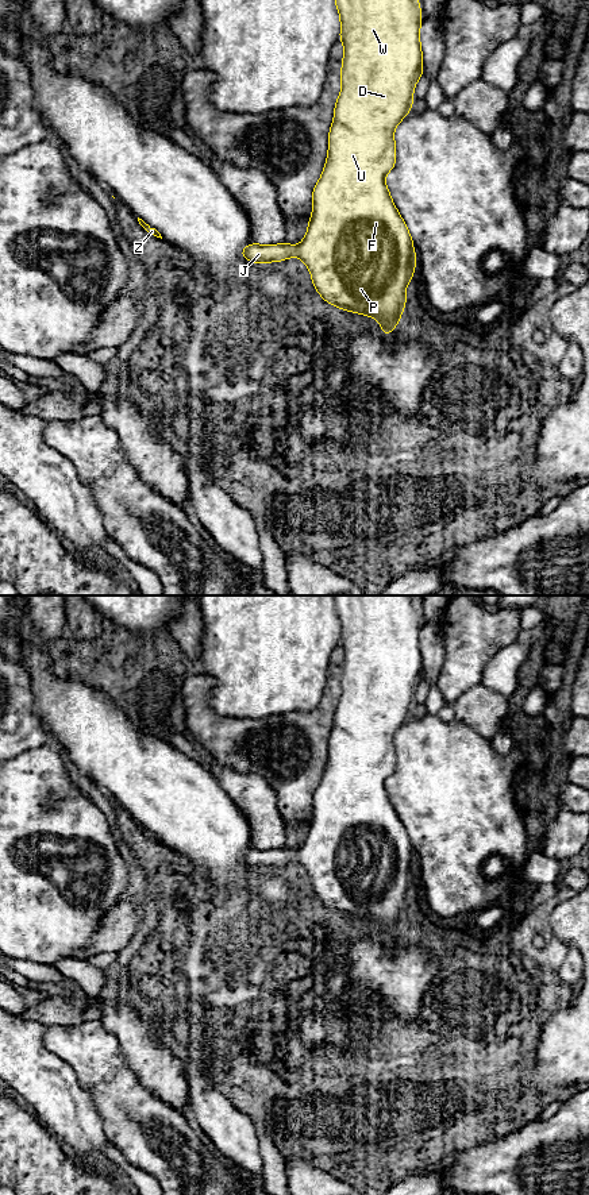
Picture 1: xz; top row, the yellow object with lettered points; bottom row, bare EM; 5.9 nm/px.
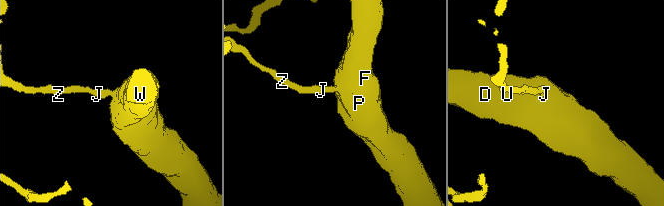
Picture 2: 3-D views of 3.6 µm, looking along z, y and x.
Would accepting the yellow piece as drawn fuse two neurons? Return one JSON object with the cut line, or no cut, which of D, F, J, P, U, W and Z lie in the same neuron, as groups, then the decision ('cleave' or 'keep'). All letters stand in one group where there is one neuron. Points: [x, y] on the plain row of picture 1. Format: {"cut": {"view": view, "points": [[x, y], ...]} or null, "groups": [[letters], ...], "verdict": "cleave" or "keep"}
{"cut": null, "groups": [["D", "F", "J", "P", "U", "W", "Z"]], "verdict": "keep"}

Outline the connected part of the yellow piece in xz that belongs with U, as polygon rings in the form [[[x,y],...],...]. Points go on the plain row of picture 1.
[[[334,595],[335,609],[340,621],[340,641],[339,645],[344,651],[344,659],[342,666],[340,687],[342,694],[334,714],[334,726],[328,739],[328,759],[320,785],[313,793],[312,798],[312,821],[308,826],[308,834],[305,843],[296,852],[289,848],[281,849],[247,849],[240,860],[254,868],[280,867],[292,861],[299,861],[309,874],[312,888],[317,898],[331,910],[354,918],[362,918],[366,922],[374,922],[381,929],[381,938],[392,938],[396,933],[404,911],[405,893],[412,886],[416,857],[413,856],[413,845],[405,830],[405,826],[400,821],[397,813],[393,809],[390,798],[385,789],[385,780],[396,770],[396,747],[393,743],[397,729],[409,718],[413,708],[413,694],[419,683],[423,681],[423,658],[420,652],[420,628],[421,616],[419,609],[419,601],[413,595]]]

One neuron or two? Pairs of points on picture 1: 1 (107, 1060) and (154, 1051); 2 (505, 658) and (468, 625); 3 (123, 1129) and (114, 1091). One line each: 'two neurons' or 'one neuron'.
1: two neurons
2: two neurons
3: one neuron

